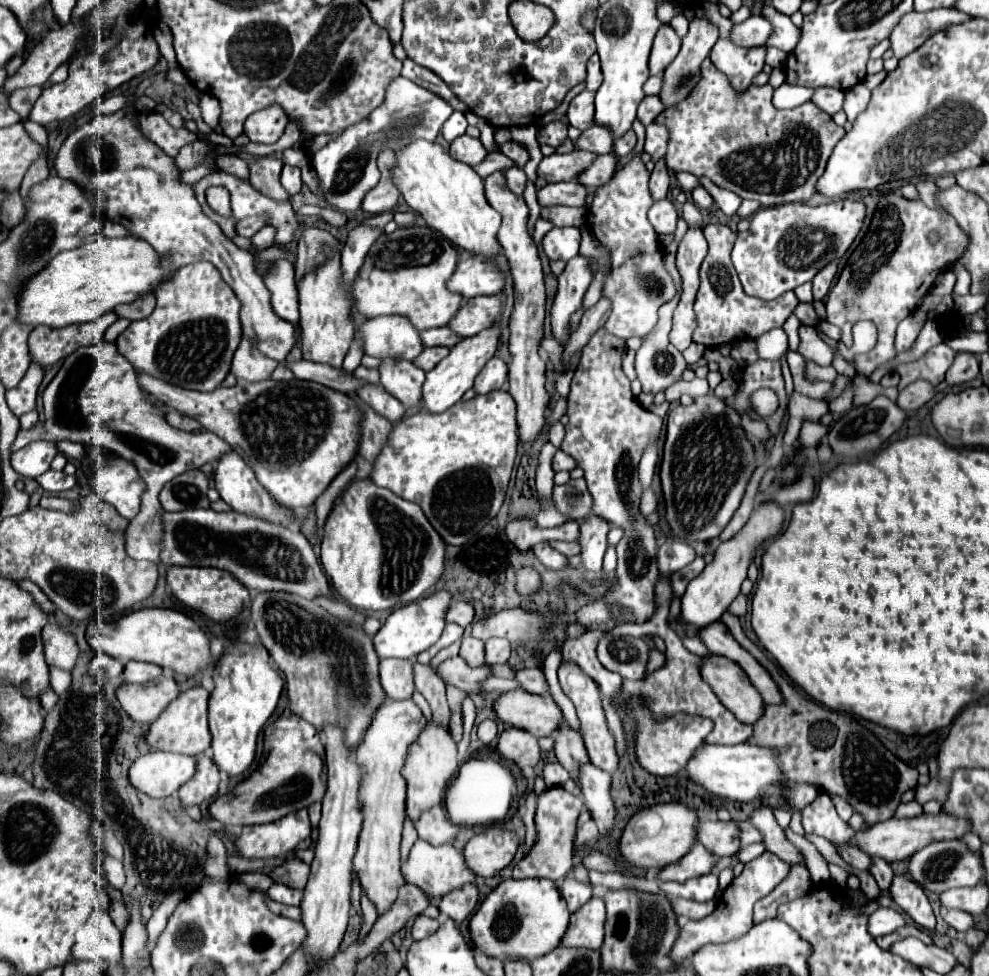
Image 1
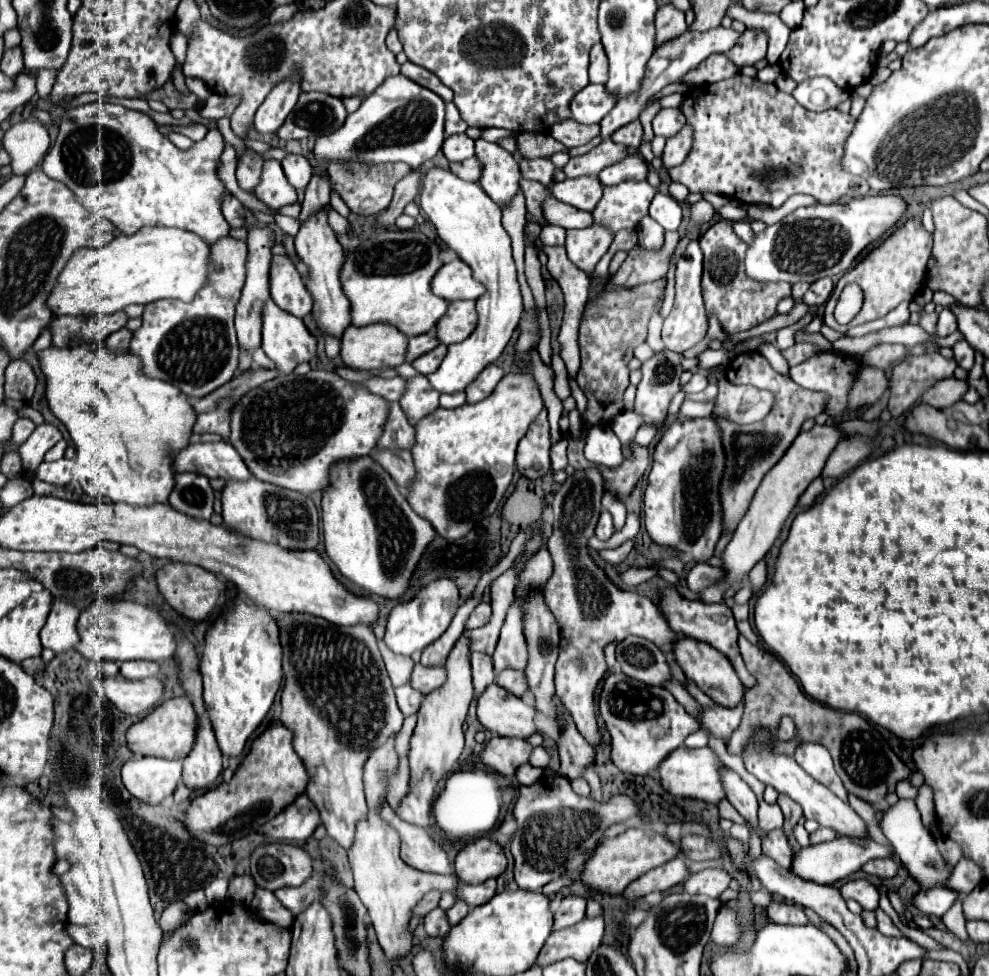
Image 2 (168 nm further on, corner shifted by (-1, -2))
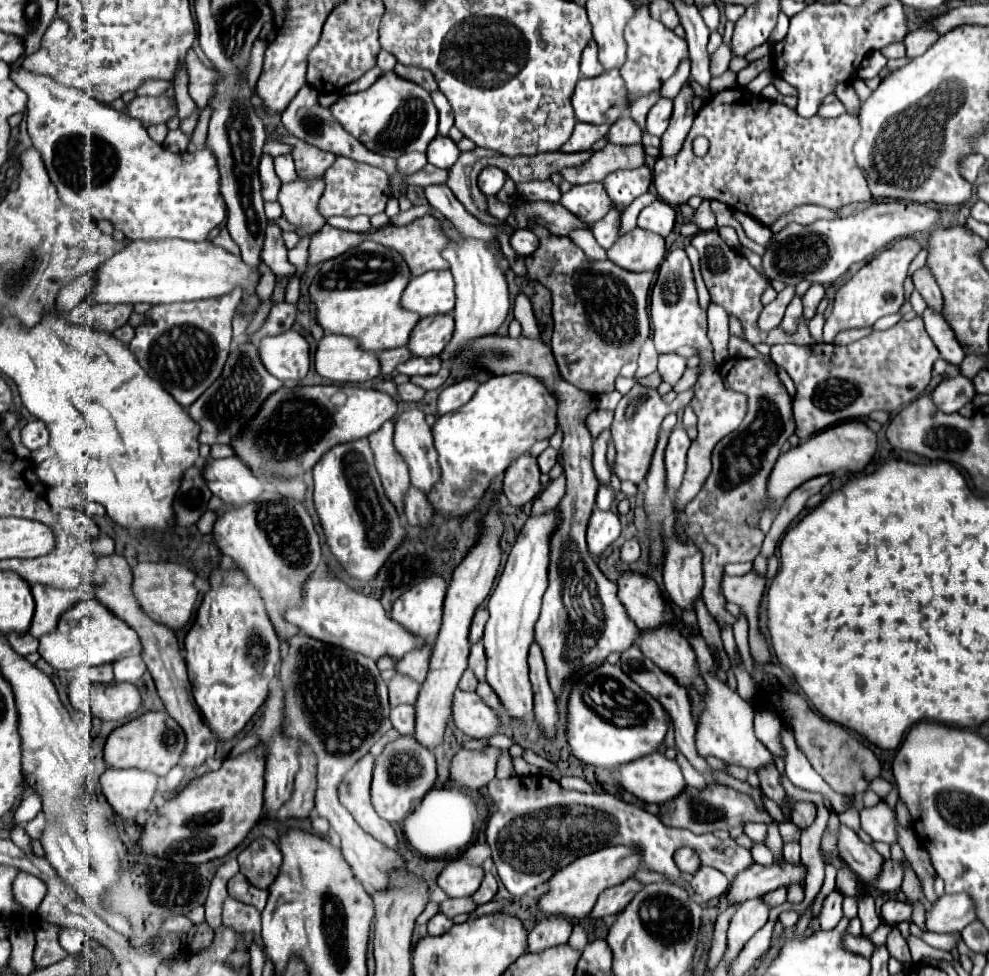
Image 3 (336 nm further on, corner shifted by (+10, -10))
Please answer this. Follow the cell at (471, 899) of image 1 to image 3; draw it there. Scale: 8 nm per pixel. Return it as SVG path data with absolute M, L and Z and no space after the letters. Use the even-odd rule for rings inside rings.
M485 874L479 890L471 896L471 900L475 900L475 904L487 904L489 900L493 900L497 894L497 880L491 874Z

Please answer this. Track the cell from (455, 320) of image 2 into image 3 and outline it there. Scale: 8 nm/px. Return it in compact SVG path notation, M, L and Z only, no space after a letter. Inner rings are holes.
M433 314L419 320L409 338L415 356L439 356L453 336L453 314Z

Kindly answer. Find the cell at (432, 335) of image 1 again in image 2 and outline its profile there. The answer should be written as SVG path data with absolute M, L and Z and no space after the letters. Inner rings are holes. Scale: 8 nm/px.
M434 330L410 338L410 340L408 340L406 360L408 360L408 362L414 362L418 356L422 356L422 354L430 352L432 348L436 348L436 344L438 344L438 340L436 340L436 336L434 336Z

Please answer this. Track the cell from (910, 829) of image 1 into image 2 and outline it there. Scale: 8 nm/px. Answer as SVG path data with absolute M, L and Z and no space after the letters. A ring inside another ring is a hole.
M836 838L832 842L800 848L792 858L790 872L800 876L802 880L810 880L816 884L834 884L836 880L844 880L848 874L858 872L872 858L888 858L888 848L876 844L872 838Z

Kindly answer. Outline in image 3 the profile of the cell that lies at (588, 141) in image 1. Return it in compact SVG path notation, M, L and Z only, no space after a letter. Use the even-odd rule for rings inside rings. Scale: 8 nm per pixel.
M647 6L637 8L633 20L625 28L625 40L627 40L627 62L621 68L621 78L625 80L629 104L633 104L641 96L657 92L663 86L663 82L677 72L679 64L685 58L689 58L685 40L679 38L675 32L667 30L661 22L653 20L649 16Z

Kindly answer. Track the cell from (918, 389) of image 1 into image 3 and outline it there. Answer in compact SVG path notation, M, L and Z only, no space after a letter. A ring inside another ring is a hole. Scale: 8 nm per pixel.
M945 378L931 394L933 404L943 412L959 412L961 406L973 400L973 382L969 378Z

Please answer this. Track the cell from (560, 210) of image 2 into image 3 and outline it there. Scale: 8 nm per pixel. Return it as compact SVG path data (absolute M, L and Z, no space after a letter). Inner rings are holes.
M573 228L569 234L567 234L583 252L585 256L589 256L591 260L605 260L607 258L607 252L595 244L595 238L591 234L589 228Z

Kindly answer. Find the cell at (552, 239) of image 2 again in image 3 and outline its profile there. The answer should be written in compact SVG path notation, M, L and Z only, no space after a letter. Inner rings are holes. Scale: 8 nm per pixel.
M515 230L511 236L511 246L521 256L531 256L539 244L539 238L531 230Z

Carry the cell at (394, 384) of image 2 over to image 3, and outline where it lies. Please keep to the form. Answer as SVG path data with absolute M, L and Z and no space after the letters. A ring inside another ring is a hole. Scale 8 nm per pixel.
M407 382L407 384L399 384L399 386L397 386L397 394L399 394L399 398L401 398L403 402L419 402L419 400L423 398L425 390L421 390L419 386Z

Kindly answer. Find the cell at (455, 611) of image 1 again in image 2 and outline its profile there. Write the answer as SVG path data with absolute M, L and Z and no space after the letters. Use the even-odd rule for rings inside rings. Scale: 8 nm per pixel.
M482 602L482 604L478 604L476 608L474 608L474 612L470 614L470 618L468 618L468 622L466 622L466 628L480 628L480 626L484 626L488 620L490 620L490 616L492 616L492 608L490 608L490 604L488 602Z

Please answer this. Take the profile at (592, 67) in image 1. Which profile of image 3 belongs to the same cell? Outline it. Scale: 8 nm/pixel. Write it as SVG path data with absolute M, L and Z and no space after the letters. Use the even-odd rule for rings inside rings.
M591 40L581 56L581 78L595 78L601 74L603 74L603 68L597 60L597 44L593 44Z

